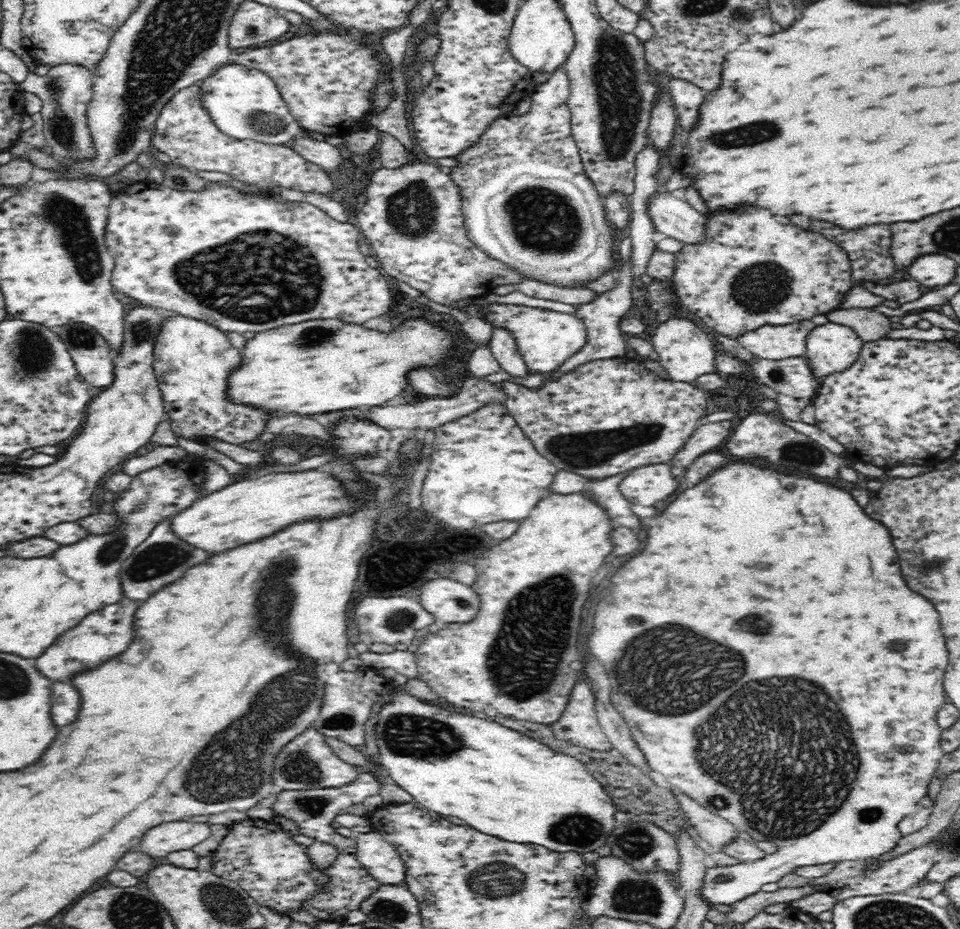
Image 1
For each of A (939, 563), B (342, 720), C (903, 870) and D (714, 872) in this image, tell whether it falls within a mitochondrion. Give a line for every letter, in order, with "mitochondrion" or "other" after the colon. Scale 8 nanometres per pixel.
A: mitochondrion
B: mitochondrion
C: other
D: other

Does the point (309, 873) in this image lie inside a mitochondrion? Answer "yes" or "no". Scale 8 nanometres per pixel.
no

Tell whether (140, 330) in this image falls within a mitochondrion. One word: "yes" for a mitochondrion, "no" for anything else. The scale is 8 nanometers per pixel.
yes

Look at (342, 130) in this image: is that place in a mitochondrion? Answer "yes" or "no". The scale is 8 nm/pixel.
no

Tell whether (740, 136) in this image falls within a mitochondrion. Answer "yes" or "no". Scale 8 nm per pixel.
yes

